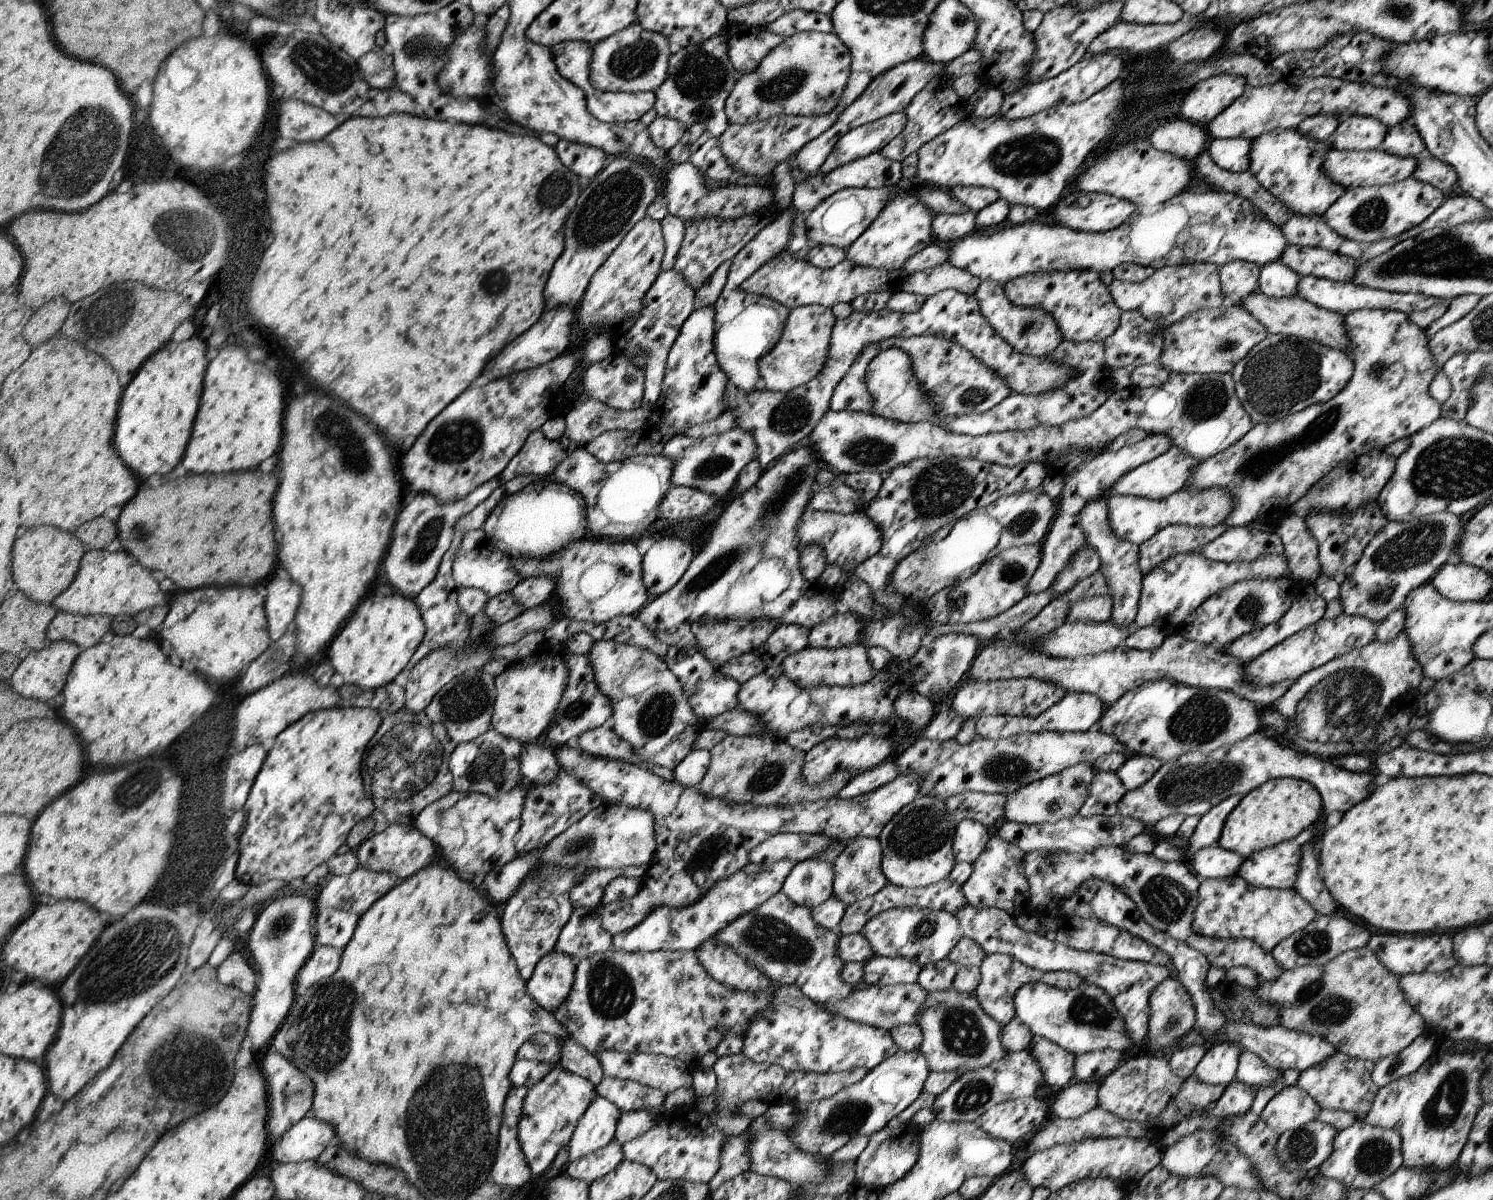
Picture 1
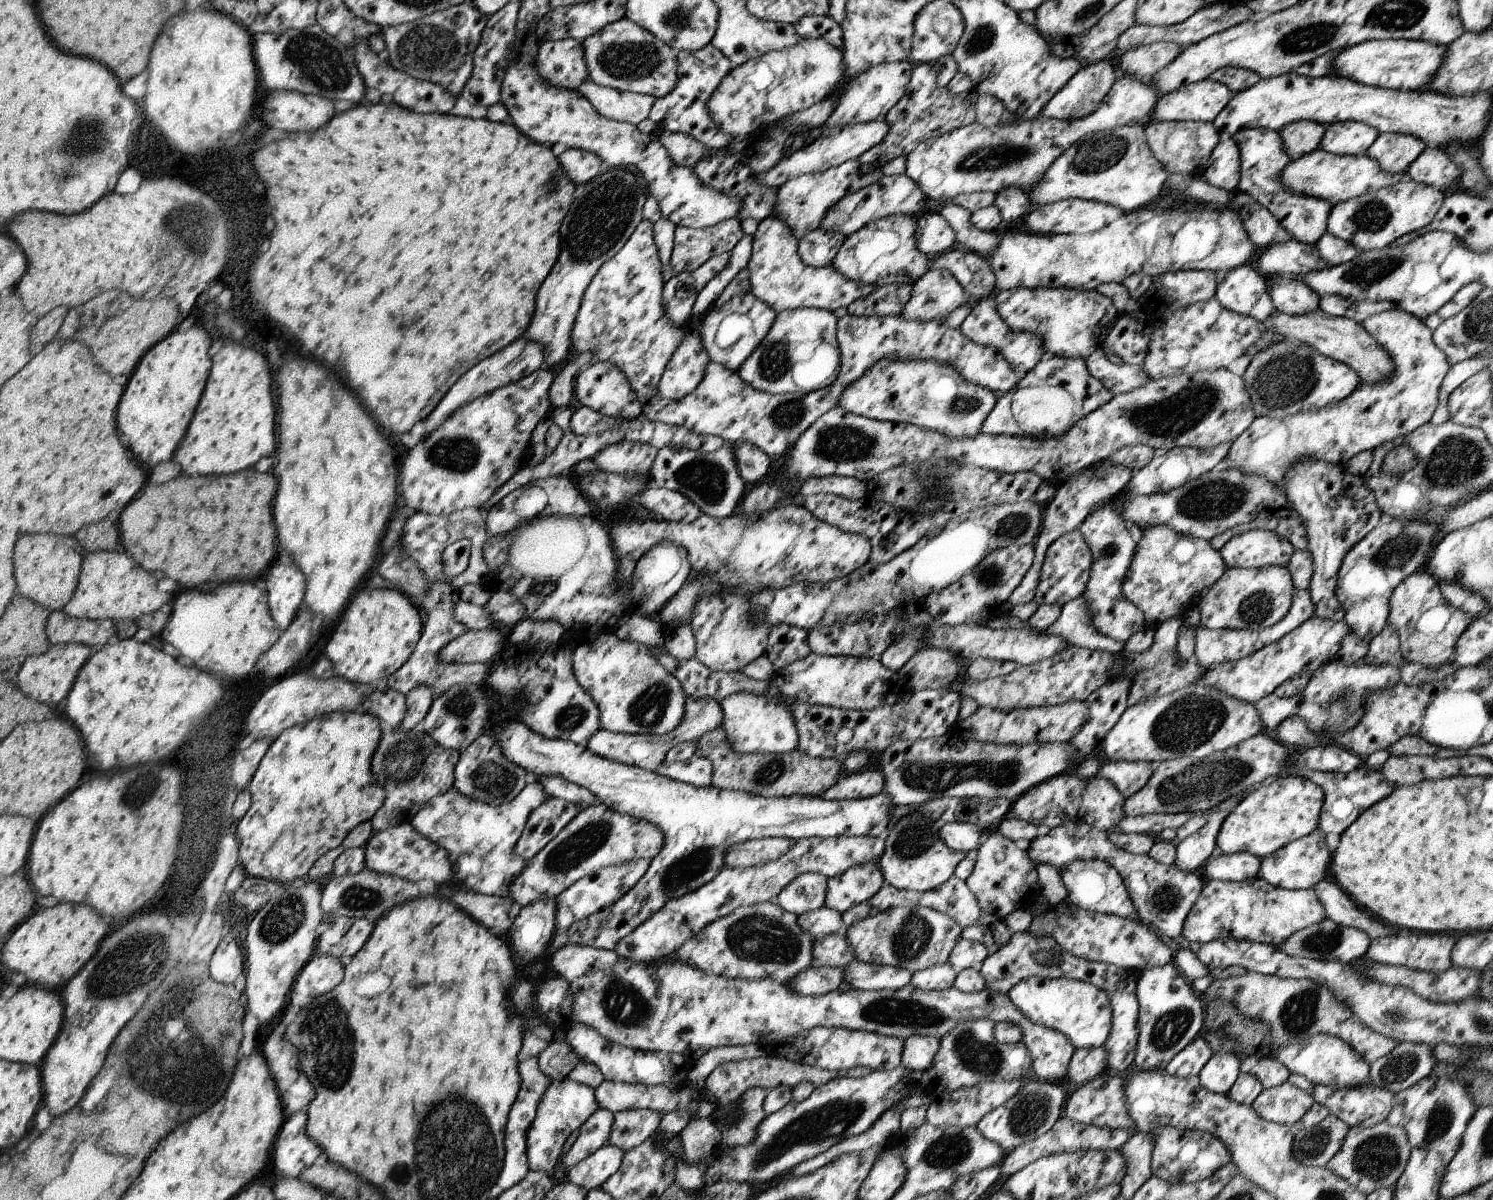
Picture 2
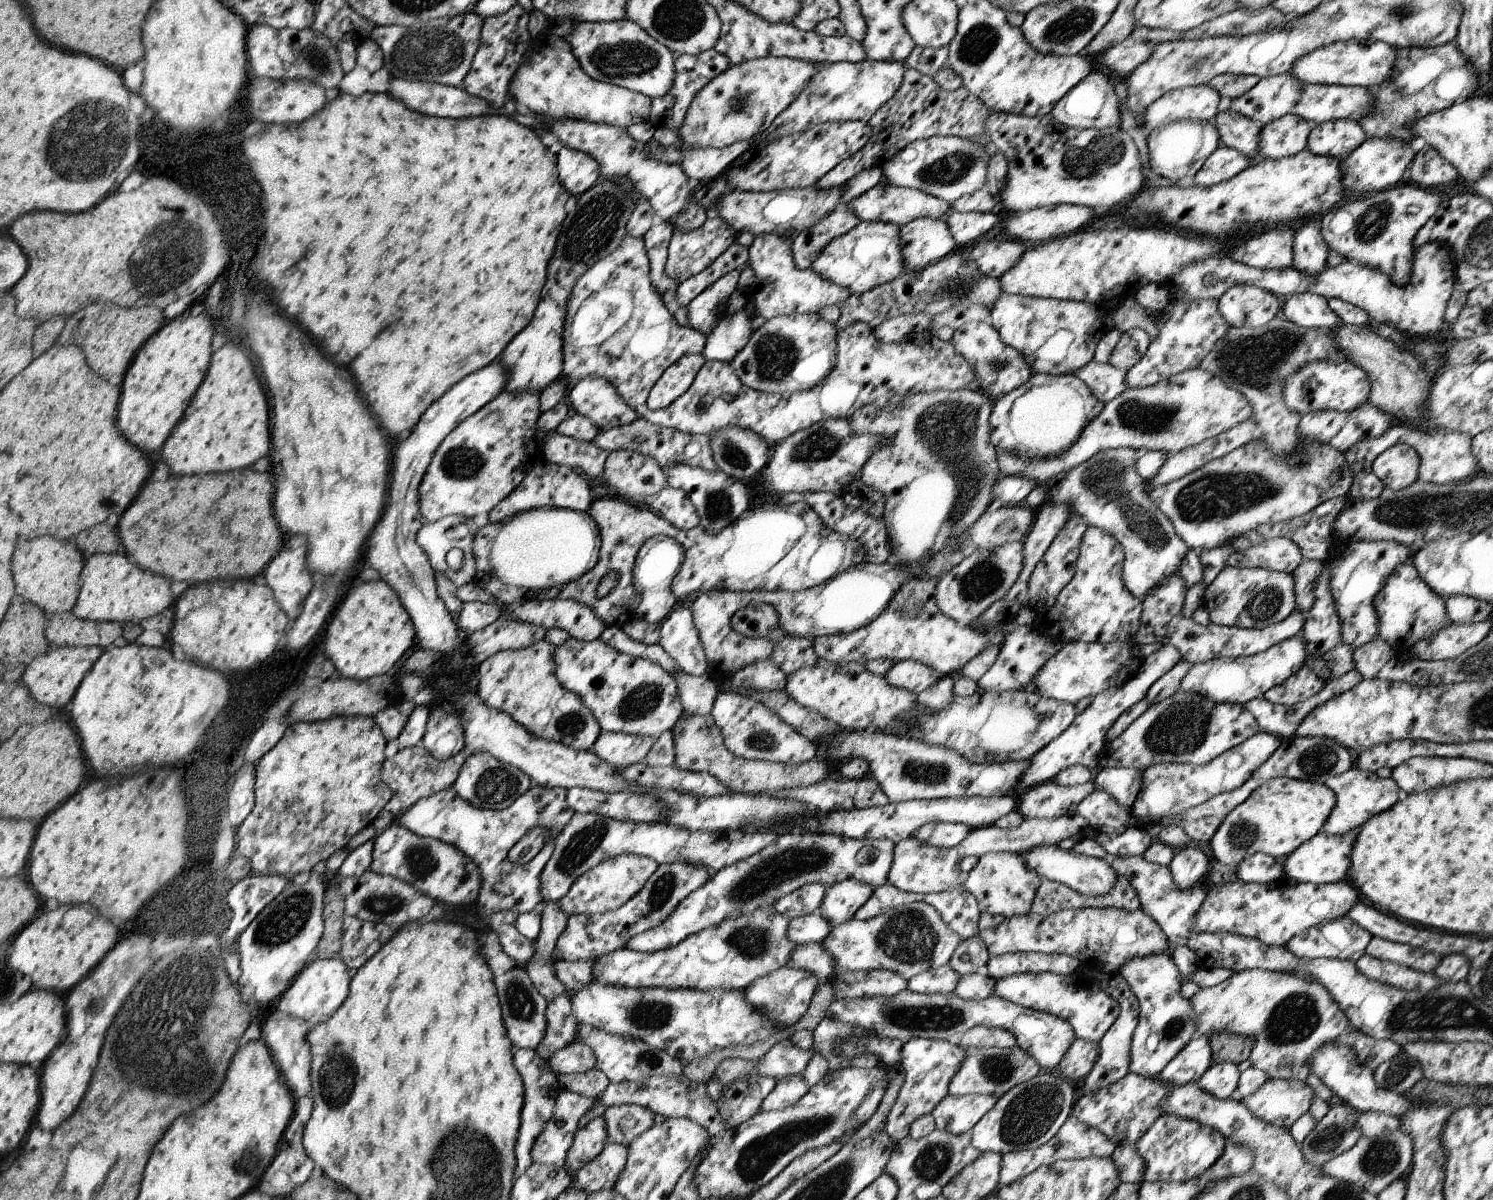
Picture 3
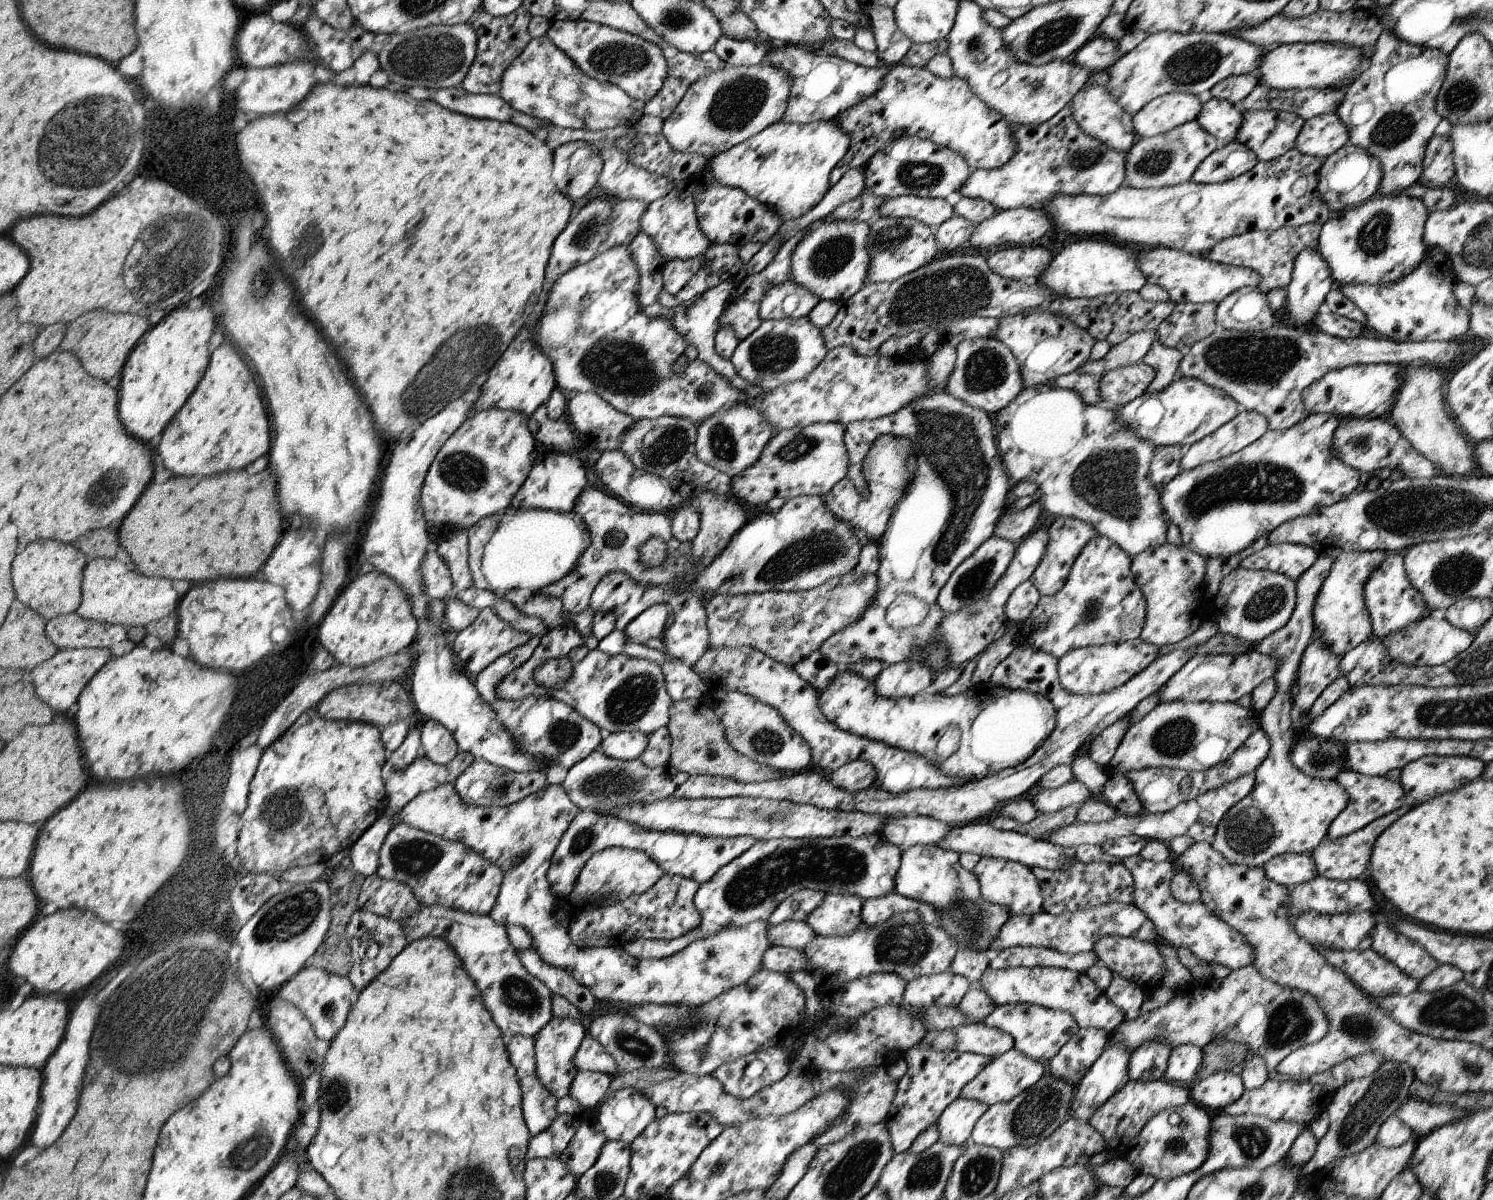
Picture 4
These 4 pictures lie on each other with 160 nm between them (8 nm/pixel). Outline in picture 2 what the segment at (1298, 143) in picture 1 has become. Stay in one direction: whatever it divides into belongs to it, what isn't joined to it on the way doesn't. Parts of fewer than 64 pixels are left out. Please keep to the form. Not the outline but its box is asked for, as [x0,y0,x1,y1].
[1233,128,1332,245]

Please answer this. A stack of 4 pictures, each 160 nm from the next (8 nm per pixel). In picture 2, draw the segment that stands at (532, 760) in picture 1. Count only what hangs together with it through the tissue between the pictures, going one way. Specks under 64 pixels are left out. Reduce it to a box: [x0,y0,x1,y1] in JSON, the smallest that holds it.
[534,776,601,809]

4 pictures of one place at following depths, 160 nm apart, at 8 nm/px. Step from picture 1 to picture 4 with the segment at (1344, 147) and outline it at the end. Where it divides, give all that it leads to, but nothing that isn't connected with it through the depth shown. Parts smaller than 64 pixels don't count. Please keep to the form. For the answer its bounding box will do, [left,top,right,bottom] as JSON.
[1296,113,1349,160]

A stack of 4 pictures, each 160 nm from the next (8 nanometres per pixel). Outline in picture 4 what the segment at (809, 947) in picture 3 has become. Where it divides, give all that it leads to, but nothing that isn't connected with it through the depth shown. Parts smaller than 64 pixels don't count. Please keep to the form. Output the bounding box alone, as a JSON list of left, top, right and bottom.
[763,945,809,973]

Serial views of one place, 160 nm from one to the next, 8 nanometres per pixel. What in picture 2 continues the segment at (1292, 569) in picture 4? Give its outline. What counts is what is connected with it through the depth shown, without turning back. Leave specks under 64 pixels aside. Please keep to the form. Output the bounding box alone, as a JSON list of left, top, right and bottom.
[1219,529,1294,568]

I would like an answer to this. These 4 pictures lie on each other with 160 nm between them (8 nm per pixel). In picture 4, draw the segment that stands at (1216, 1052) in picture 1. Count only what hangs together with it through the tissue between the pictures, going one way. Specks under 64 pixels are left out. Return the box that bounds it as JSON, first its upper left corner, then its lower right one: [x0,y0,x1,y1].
[1188,1070,1245,1115]

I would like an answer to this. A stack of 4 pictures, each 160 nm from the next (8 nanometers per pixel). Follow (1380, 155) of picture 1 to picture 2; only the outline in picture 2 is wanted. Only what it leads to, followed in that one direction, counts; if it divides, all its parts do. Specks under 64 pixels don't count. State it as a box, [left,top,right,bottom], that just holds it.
[1282,148,1406,207]

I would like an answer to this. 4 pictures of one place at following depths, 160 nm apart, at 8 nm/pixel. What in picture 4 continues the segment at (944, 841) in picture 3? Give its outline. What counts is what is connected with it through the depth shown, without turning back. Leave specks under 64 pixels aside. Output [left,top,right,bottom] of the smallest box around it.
[881,815,953,852]

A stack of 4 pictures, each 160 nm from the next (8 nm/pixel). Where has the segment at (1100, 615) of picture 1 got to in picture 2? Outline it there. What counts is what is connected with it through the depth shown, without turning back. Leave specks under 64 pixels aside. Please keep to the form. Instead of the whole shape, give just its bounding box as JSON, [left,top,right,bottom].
[1041,594,1123,654]

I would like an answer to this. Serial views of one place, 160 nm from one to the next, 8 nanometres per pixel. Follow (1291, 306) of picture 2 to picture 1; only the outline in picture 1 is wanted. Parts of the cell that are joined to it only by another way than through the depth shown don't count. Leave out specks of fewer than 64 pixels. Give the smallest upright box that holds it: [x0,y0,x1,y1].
[1258,260,1301,299]

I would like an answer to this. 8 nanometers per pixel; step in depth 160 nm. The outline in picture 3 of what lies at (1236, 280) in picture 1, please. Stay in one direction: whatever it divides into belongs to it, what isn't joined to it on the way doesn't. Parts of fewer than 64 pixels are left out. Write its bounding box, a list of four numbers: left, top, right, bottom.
[1218,284,1281,328]

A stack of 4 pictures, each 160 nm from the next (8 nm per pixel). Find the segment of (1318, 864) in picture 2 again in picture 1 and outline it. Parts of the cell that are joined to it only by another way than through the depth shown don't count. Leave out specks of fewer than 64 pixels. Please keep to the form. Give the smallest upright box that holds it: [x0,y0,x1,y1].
[1238,827,1319,889]

